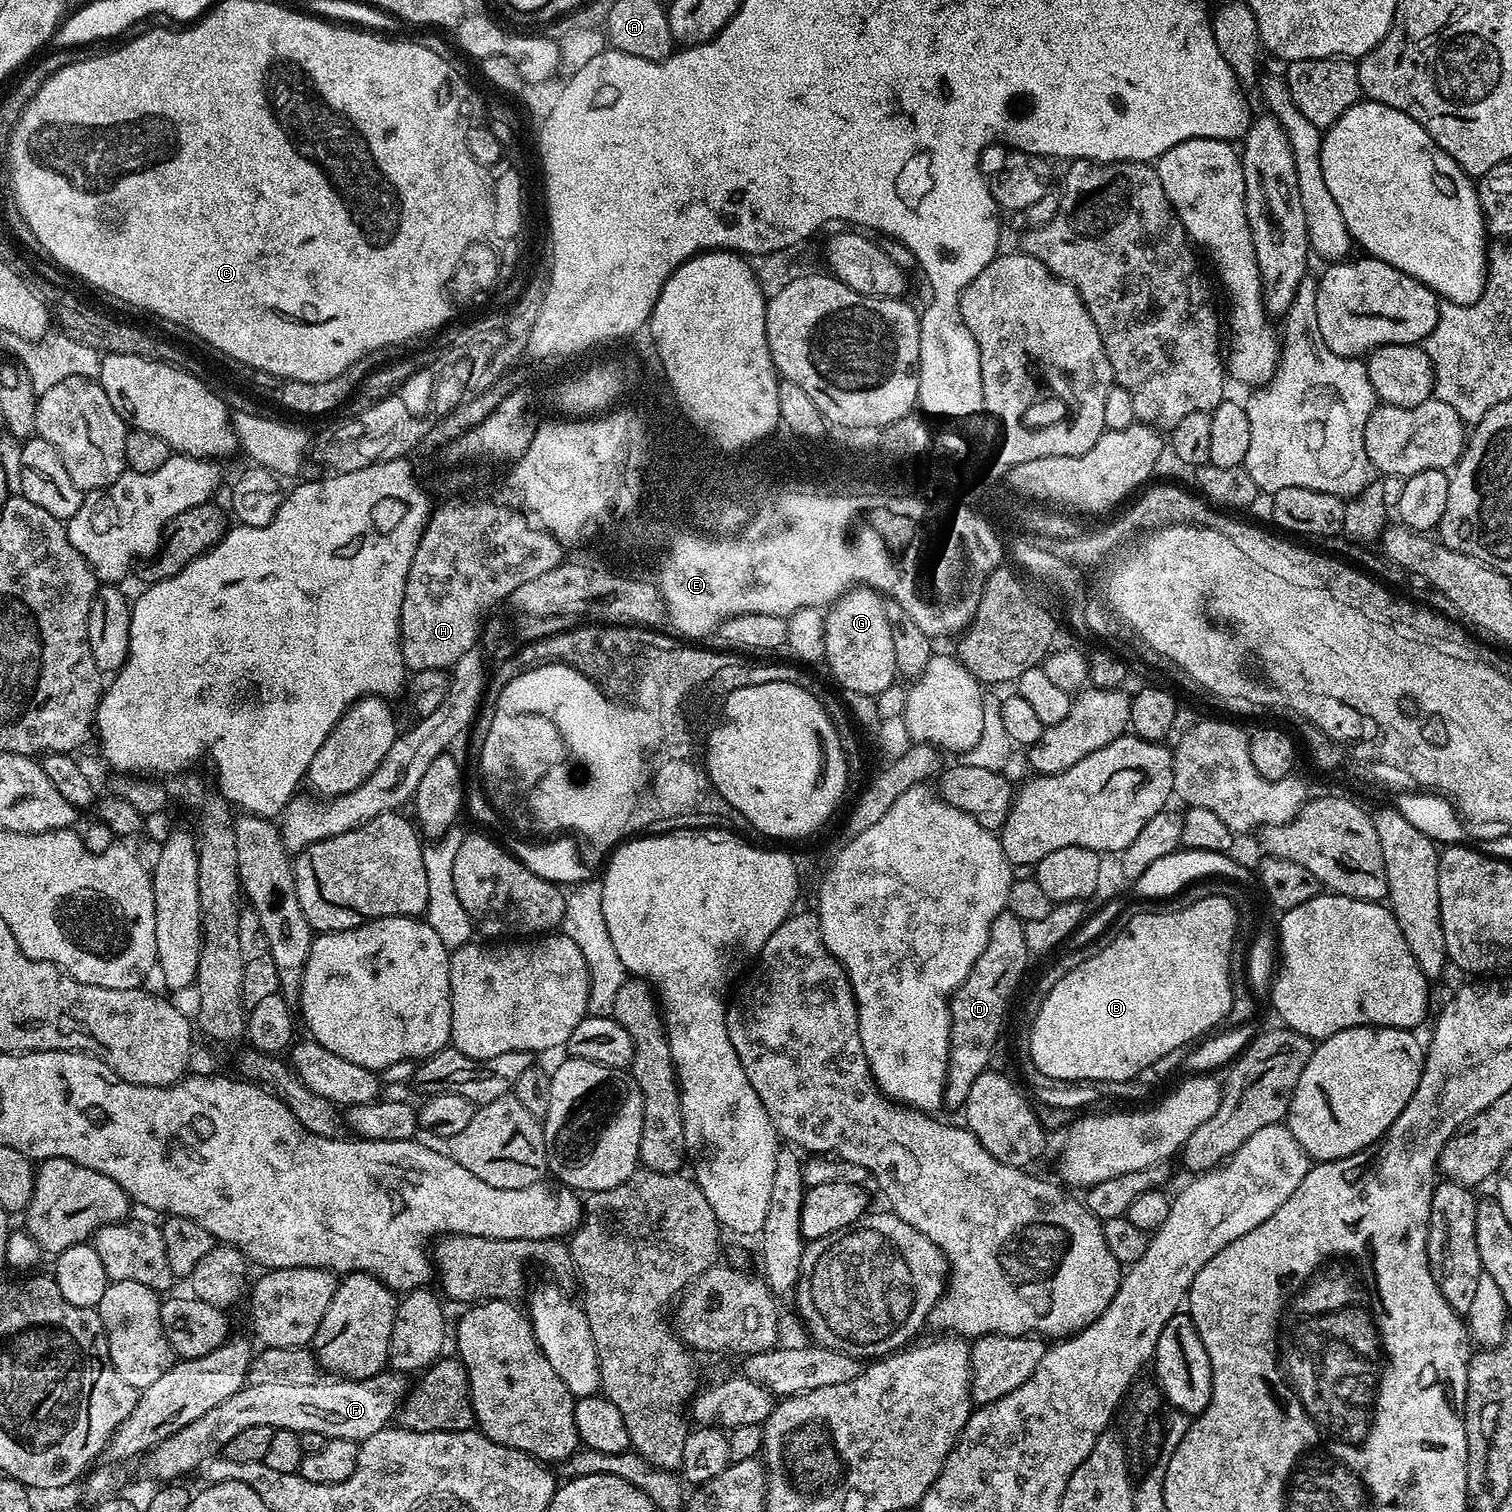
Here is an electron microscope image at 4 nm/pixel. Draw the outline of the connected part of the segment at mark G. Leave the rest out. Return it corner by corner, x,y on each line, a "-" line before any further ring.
852,586
827,609
824,616
824,660
832,676
841,684
844,692
855,690
858,694
879,697
895,680
898,680
894,662
894,634
886,618
884,600
879,591
870,587

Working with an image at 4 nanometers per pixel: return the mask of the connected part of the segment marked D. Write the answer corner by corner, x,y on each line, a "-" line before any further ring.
1005,910
998,914
998,918
994,918
984,953
974,962
970,974
950,998
952,1045
948,1051
948,1081
944,1087
944,1102
949,1109
963,1109
970,1094
970,1086
974,1086
974,1078
978,1078
978,1074
991,1065
988,1063
992,1060
992,1051
996,1048
996,1039
1000,1036
1000,1027
1008,1012
1008,1003
1028,968
1028,960
1030,953
1026,946
1024,921

